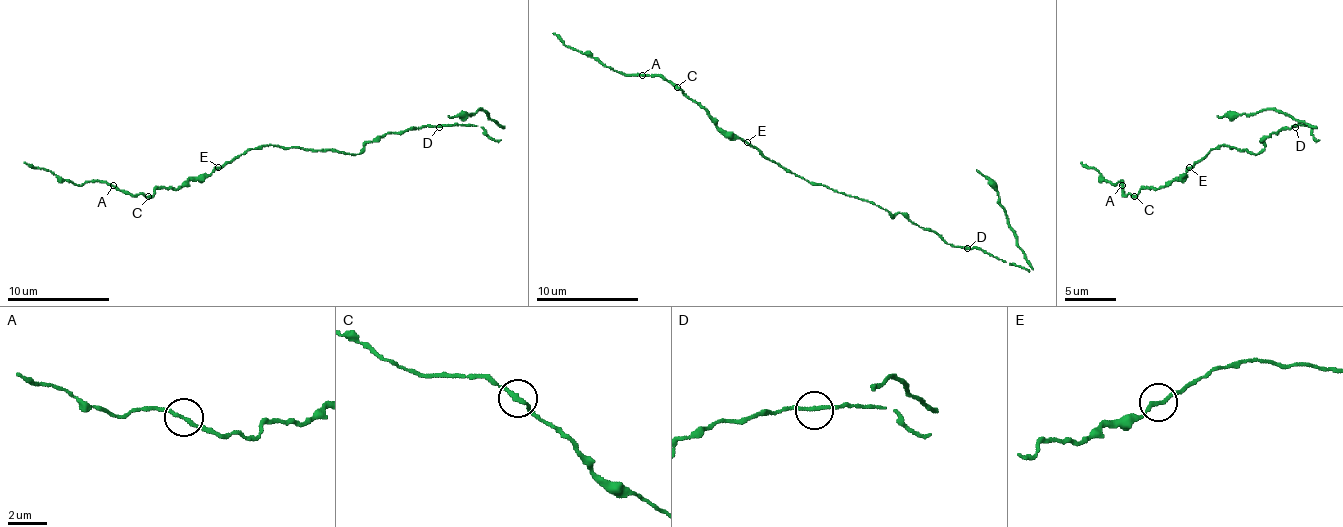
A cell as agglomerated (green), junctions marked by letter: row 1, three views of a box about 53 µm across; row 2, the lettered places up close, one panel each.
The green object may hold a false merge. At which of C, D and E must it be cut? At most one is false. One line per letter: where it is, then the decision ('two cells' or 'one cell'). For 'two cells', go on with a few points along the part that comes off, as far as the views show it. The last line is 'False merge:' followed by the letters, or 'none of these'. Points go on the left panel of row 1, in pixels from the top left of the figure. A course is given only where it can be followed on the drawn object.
C: at (148, 196); one cell
D: at (439, 127); one cell
E: at (218, 167); one cell
False merge: none of these

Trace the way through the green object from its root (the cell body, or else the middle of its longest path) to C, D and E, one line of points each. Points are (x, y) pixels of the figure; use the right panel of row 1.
C: (1238, 149), (1222, 144), (1204, 154), (1184, 175), (1158, 188), (1143, 188), (1135, 196)
D: (1238, 149), (1256, 154), (1264, 147), (1261, 142), (1271, 134), (1294, 126)
E: (1238, 149), (1222, 144), (1189, 167)

